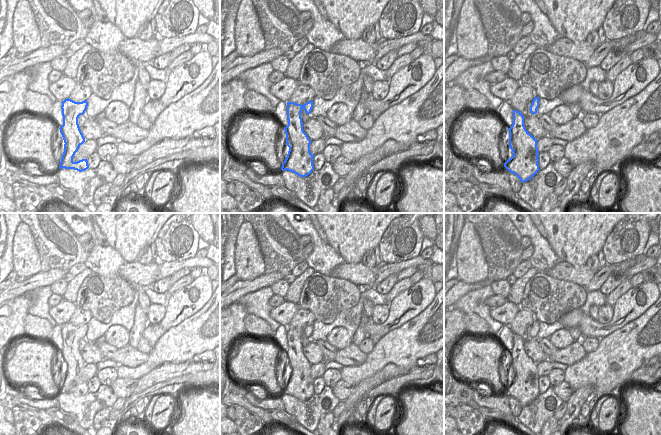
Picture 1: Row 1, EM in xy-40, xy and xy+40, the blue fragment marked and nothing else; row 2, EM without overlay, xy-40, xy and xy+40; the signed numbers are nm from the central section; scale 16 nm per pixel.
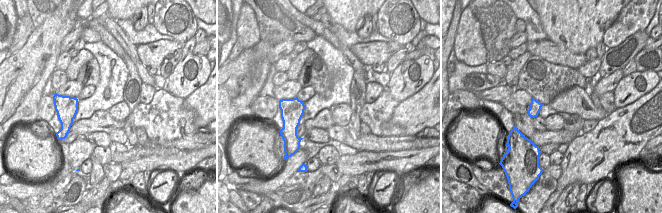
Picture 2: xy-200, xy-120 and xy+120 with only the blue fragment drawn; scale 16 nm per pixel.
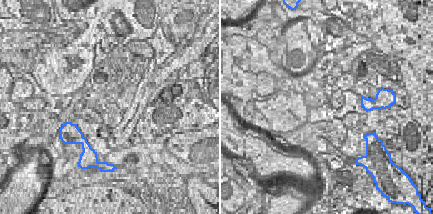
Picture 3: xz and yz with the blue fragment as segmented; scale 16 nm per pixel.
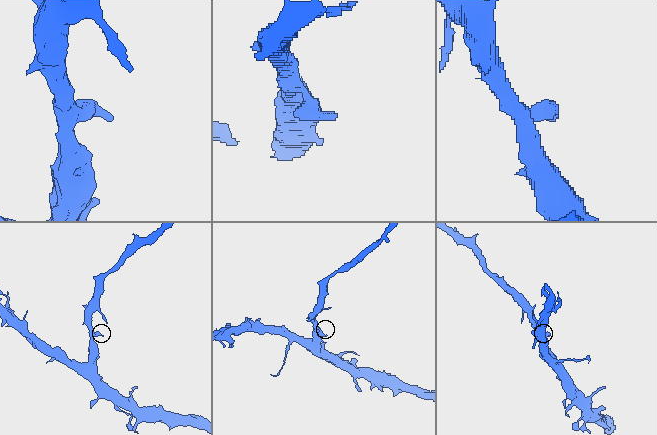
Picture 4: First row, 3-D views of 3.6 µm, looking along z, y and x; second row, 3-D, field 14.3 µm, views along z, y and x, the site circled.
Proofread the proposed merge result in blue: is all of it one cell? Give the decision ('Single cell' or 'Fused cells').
Single cell

